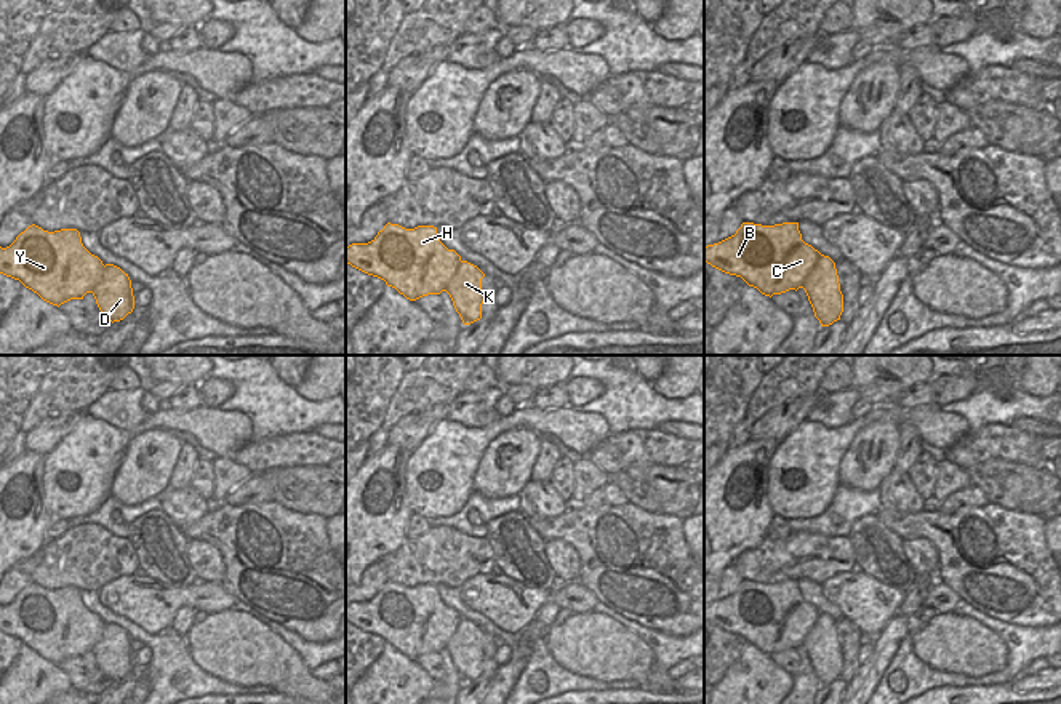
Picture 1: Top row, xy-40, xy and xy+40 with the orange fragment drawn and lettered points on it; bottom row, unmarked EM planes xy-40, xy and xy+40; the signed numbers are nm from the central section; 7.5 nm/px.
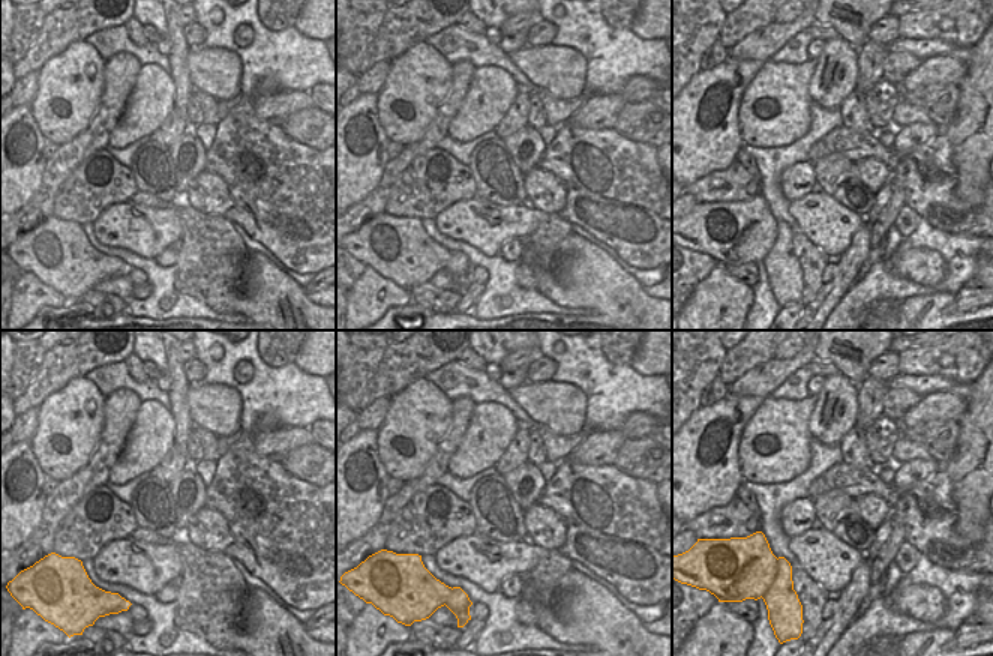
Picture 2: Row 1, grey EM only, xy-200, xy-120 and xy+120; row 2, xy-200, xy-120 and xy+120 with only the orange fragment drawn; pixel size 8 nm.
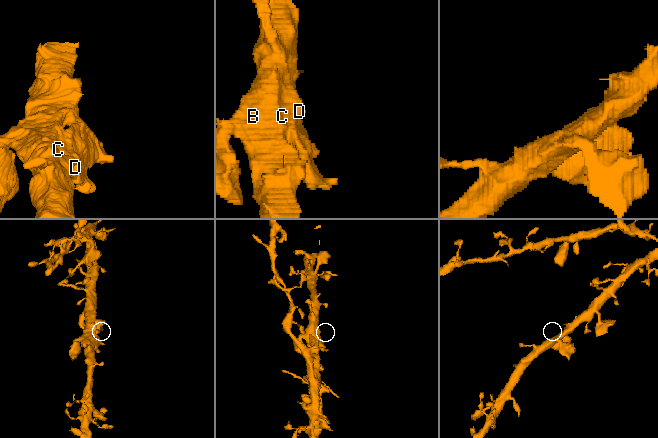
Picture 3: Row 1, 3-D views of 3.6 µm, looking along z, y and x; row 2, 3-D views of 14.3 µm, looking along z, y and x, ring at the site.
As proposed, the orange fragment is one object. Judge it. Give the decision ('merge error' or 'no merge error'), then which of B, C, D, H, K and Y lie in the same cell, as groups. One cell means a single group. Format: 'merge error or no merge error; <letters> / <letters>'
merge error; B C H Y / D K

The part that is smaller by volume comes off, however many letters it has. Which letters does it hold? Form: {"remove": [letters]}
{"remove": ["D", "K"]}

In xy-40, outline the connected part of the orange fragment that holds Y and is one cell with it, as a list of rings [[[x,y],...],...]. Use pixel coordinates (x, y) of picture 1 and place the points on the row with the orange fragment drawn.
[[[32,224],[10,246],[0,246],[0,274],[19,280],[43,301],[59,307],[93,293],[102,282],[104,264],[83,246],[77,229],[48,232]]]

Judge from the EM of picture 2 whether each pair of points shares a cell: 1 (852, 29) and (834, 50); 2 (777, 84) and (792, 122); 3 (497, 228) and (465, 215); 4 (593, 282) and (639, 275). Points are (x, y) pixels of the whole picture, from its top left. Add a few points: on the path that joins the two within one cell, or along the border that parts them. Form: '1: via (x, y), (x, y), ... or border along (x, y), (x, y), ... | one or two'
1: border along (837, 36), (843, 38), (857, 51) | two
2: via (779, 93), (783, 113) | one
3: via (489, 227), (473, 222) | one
4: border along (606, 254), (642, 285) | two

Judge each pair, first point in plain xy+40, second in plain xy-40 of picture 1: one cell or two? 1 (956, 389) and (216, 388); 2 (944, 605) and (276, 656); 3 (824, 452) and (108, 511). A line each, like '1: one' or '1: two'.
1: one
2: two
3: two

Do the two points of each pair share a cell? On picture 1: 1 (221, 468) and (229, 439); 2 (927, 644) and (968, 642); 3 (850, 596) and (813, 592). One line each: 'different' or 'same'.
1: different
2: same
3: different

